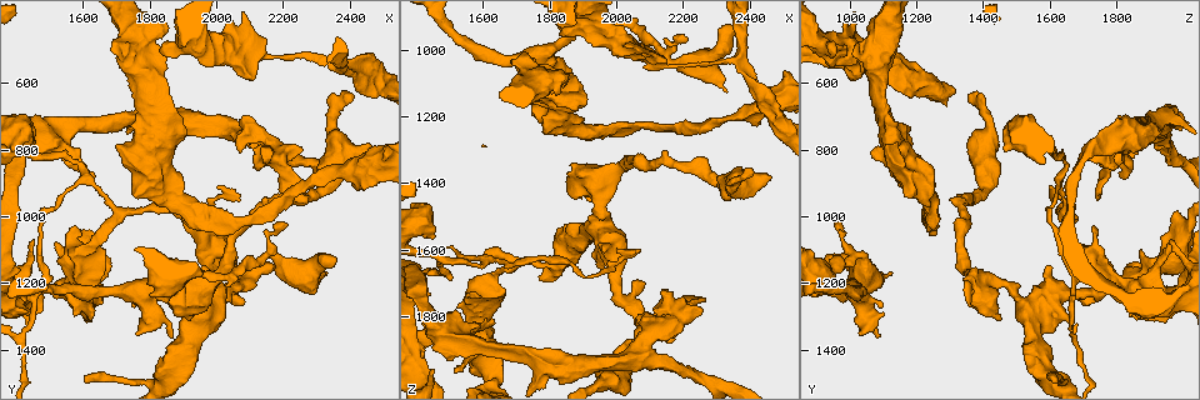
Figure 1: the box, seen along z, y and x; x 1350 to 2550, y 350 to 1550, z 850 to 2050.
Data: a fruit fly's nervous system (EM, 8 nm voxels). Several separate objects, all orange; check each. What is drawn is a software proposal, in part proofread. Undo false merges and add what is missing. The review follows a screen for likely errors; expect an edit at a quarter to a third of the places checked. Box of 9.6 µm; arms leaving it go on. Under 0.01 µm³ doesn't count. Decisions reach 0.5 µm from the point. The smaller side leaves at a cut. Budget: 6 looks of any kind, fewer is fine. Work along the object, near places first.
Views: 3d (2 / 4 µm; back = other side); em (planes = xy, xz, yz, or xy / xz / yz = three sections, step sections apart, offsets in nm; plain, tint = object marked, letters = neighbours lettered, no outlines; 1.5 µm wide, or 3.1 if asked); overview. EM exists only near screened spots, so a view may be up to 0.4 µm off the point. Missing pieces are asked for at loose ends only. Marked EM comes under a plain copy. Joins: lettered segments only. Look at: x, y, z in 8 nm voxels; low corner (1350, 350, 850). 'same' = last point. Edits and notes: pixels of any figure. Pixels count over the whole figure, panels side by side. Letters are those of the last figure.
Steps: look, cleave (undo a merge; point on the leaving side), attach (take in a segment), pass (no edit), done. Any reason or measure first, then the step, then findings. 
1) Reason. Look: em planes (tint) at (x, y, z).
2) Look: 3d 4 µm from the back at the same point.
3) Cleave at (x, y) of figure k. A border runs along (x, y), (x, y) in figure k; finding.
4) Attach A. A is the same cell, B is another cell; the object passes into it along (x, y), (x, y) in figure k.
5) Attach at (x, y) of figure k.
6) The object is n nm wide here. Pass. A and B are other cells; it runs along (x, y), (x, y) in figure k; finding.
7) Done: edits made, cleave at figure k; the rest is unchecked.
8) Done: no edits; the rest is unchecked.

Calibre changes. Look: 3d 4 µm at (2130, 510, 1050).

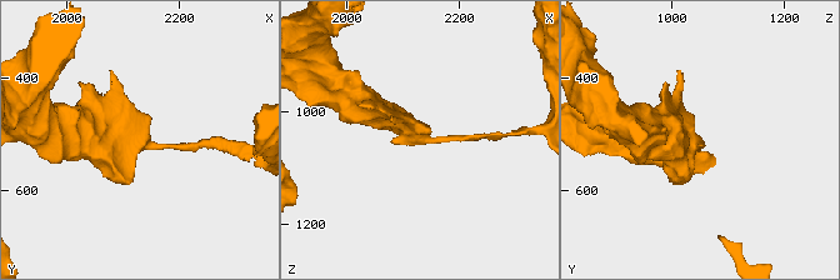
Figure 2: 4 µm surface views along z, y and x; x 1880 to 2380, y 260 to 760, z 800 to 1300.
Shape alone is not enough. Look: em planes (tint) at (2145, 510, 1040).

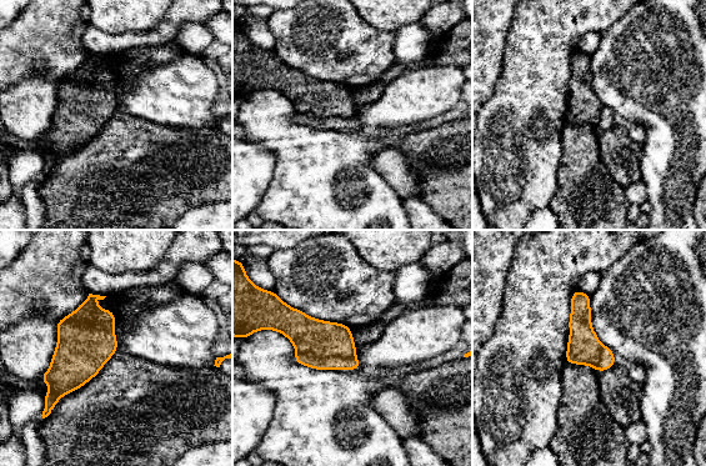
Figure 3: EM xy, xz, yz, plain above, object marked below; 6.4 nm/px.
Look: em planes (letters) at the same point.

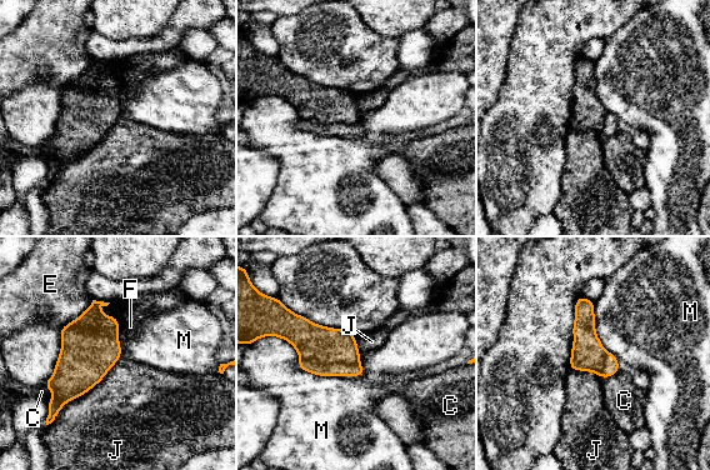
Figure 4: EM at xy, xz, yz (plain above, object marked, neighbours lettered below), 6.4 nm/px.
Cleave at (318, 369) of figure 4. C, E, F, J and M are other cells; a border runs along (301, 359), (323, 364), (358, 363) in figure 4; two neurons meet here.

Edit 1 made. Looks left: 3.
See it whole again. Look: overview.

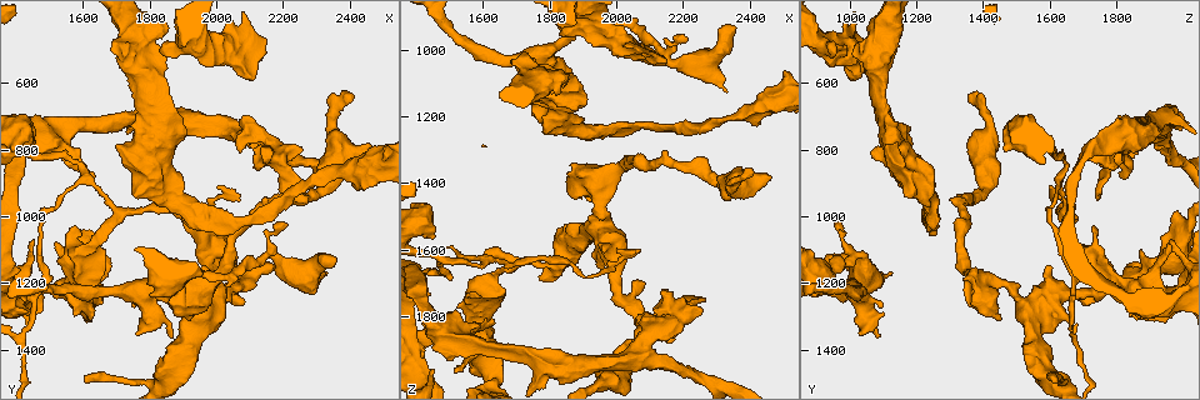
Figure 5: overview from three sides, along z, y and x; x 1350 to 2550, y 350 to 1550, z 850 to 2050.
Stops while still wide. Look: em planes (letters) at (2330, 1170, 1130).

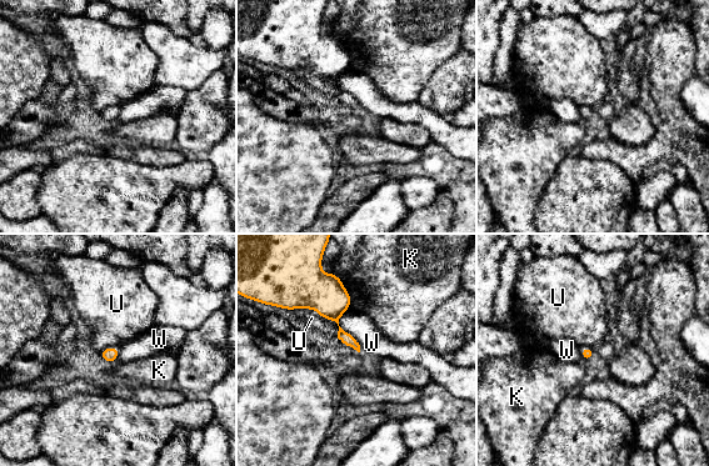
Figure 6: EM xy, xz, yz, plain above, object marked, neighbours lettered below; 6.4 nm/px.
Pass. K, U and W are other cells; a border runs along (290, 310), (314, 309), (338, 336) in figure 6; no lettered segment goes on from it.

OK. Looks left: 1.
Done: edits made, cleave at figure 4; the rest is unchecked.

